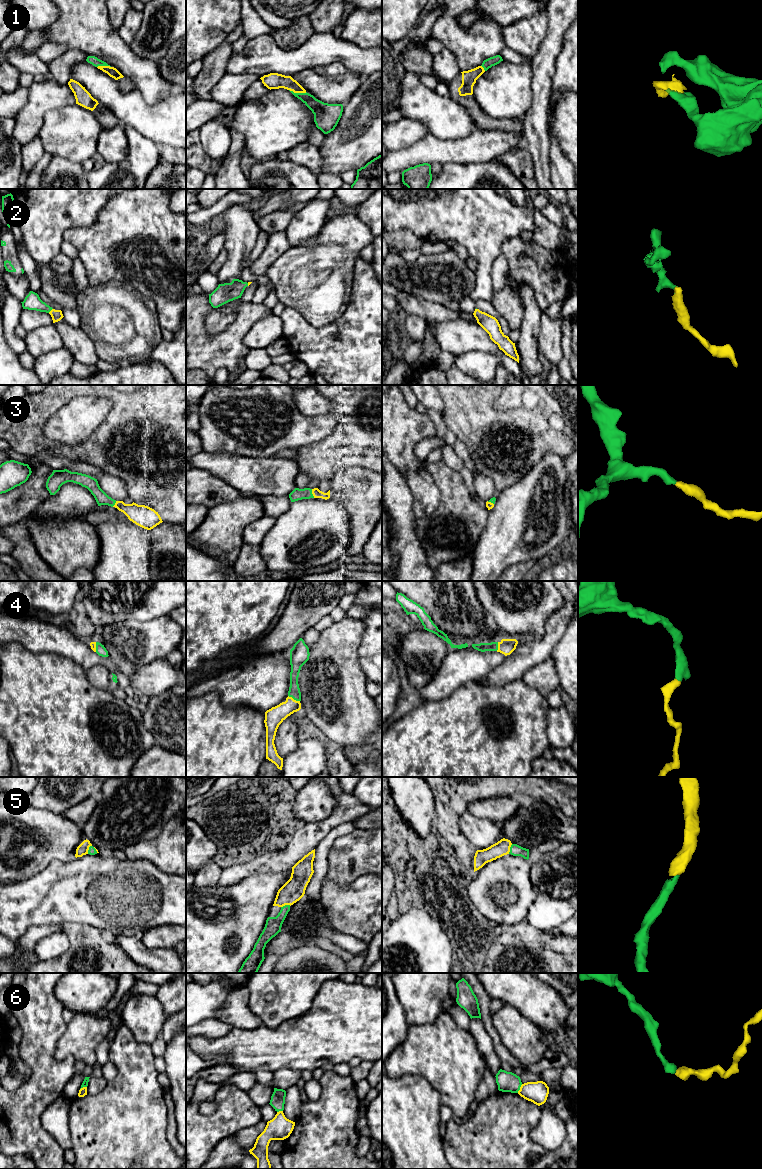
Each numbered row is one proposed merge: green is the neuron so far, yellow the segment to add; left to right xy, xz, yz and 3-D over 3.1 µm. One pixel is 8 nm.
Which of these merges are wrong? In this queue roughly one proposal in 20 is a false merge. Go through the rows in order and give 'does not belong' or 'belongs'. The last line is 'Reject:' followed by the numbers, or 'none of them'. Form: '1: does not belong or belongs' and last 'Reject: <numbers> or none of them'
1: belongs
2: belongs
3: belongs
4: belongs
5: belongs
6: belongs
Reject: none of them

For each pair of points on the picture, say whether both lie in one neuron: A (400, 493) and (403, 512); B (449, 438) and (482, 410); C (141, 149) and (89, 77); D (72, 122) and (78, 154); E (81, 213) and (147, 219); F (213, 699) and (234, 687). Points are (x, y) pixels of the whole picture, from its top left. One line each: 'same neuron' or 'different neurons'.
A: same neuron
B: different neurons
C: different neurons
D: same neuron
E: different neurons
F: different neurons

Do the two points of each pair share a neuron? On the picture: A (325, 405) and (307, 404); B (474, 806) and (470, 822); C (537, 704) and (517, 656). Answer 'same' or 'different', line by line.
A: same
B: different
C: different

